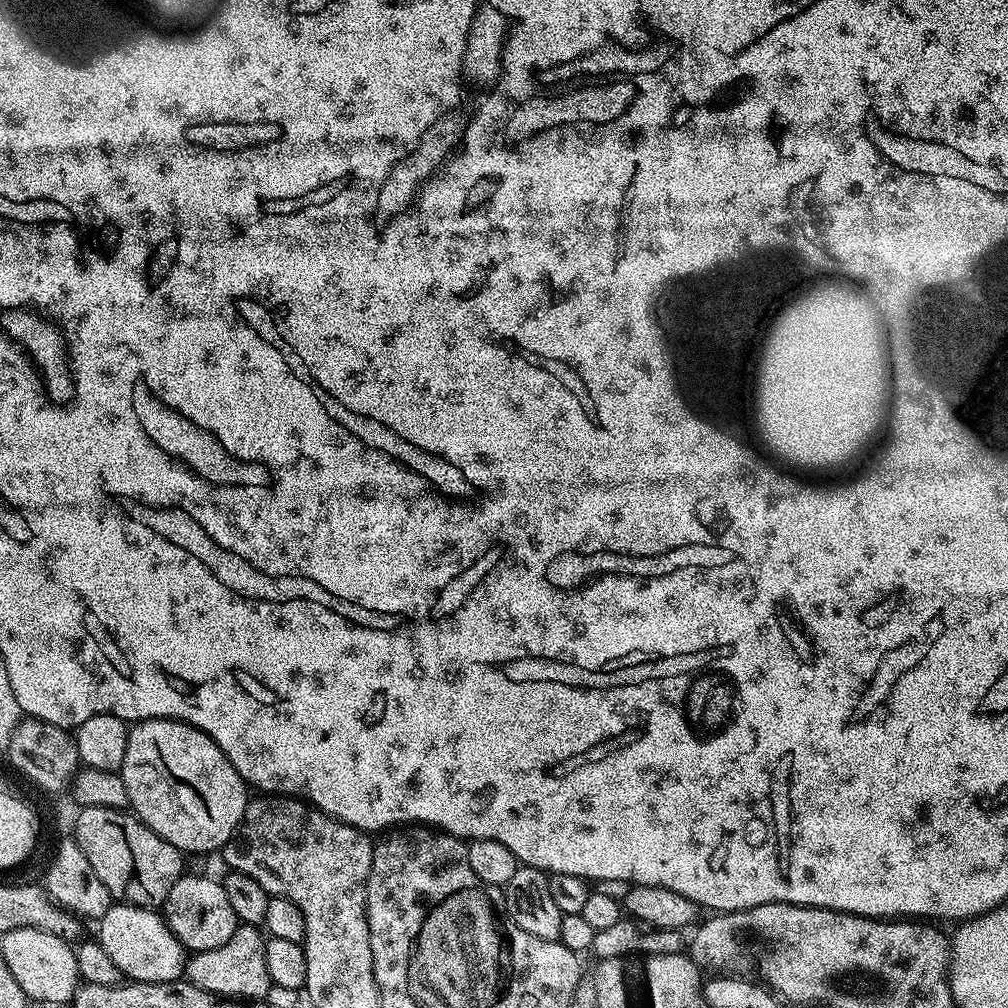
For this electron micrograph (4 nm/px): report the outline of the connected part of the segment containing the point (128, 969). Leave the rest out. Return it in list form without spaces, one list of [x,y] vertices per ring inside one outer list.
[[[116,902],[100,917],[98,927],[98,943],[110,954],[121,977],[141,984],[161,984],[185,975],[186,949],[159,911]]]

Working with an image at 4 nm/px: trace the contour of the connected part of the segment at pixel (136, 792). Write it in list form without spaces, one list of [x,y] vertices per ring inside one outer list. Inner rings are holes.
[[[141,720],[128,729],[126,754],[119,774],[125,782],[131,811],[154,834],[185,854],[216,852],[236,835],[250,799],[244,779],[222,754],[222,750],[202,730],[180,720]]]

